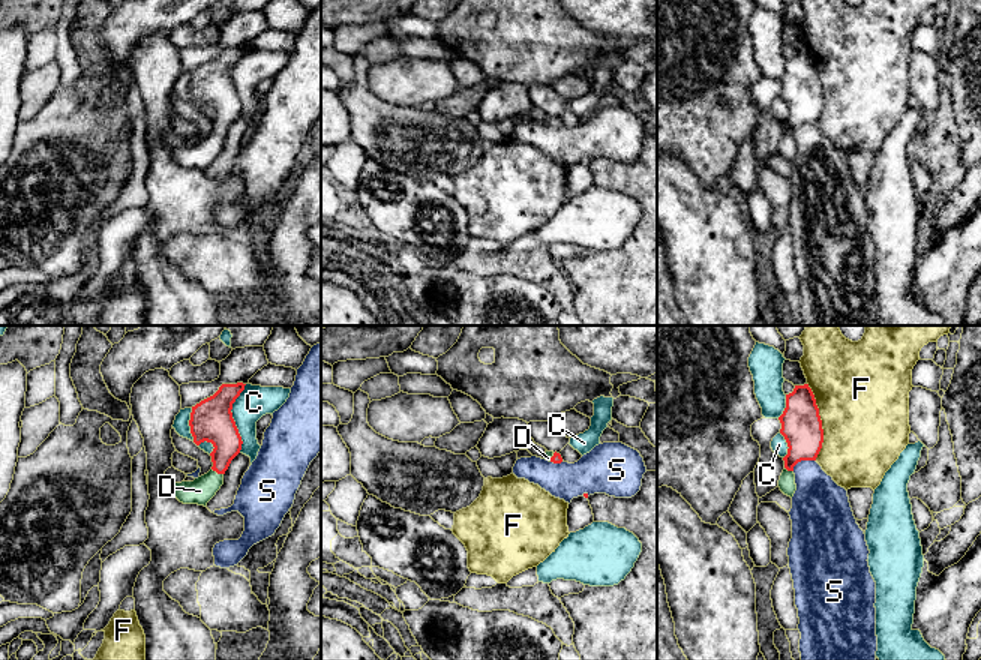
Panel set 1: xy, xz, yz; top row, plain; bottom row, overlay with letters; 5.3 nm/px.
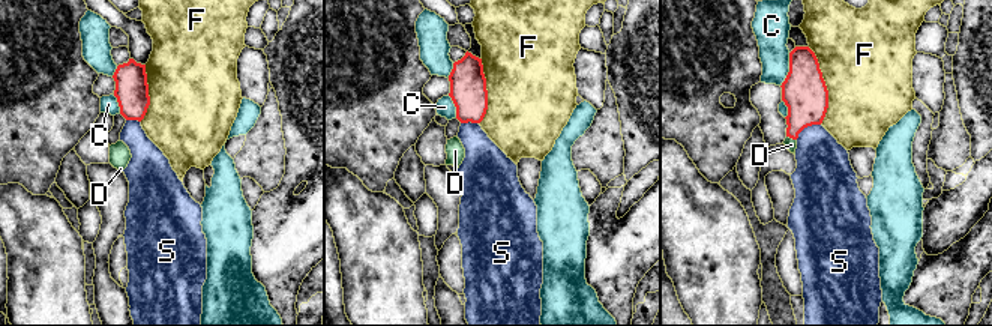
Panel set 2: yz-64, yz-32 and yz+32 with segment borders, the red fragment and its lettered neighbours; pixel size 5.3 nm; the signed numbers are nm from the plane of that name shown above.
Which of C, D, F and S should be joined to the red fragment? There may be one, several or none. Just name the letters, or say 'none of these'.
D

